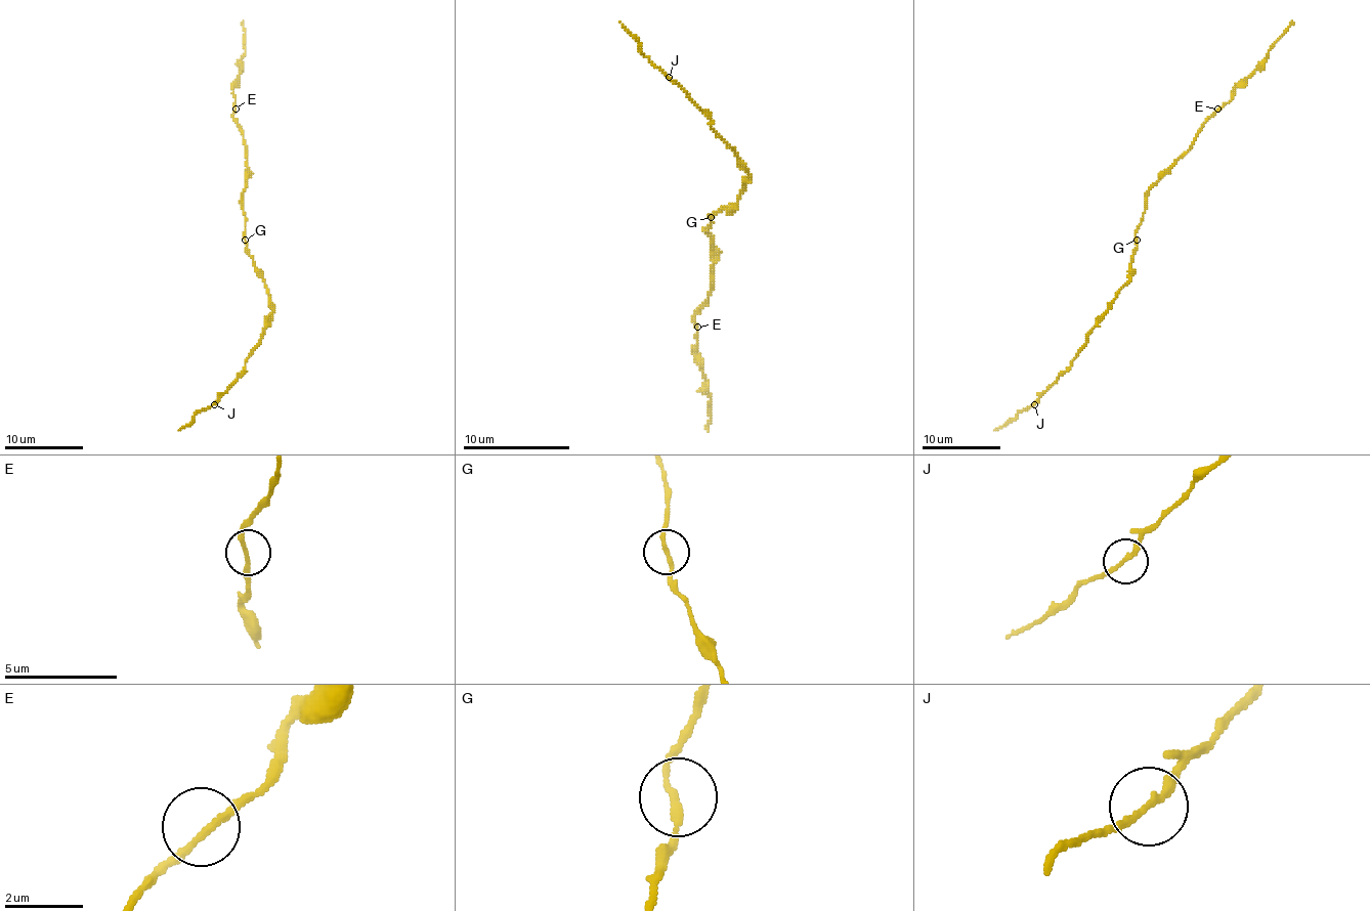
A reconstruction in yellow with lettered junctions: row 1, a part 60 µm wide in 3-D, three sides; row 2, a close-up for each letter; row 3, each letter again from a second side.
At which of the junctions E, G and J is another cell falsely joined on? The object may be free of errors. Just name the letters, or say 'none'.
J

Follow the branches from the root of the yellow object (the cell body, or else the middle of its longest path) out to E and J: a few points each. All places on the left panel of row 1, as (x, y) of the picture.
E: (245, 240), (243, 189), (247, 146), (243, 130), (233, 117), (236, 109)
J: (245, 240), (255, 271), (268, 291), (272, 320), (238, 381), (214, 404)

